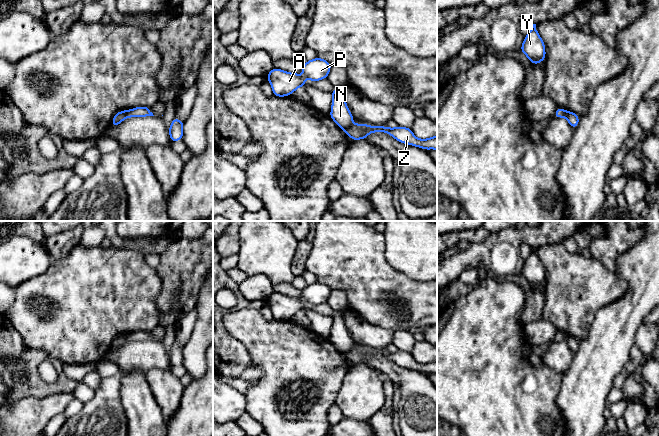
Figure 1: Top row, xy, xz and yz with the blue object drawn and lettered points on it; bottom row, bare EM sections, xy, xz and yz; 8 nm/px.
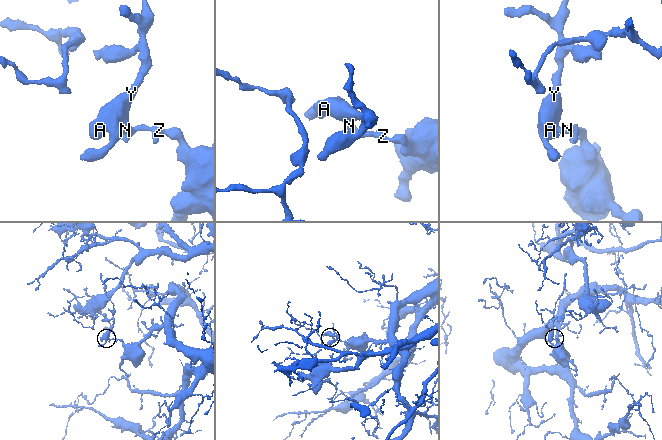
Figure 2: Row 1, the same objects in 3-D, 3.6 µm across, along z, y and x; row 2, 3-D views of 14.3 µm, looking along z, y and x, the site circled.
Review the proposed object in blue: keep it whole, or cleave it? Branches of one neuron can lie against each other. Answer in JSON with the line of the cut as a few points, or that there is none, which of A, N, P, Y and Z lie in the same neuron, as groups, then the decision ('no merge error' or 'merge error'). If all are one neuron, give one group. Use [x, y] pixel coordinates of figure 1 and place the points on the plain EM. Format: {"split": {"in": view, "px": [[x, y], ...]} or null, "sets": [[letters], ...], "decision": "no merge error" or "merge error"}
{"split": {"in": "xz", "px": [[351, 347], [343, 353]]}, "sets": [["A", "N", "P", "Y"], ["Z"]], "decision": "merge error"}

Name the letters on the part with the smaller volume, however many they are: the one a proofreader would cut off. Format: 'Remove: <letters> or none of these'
Remove: A, N, P, Y

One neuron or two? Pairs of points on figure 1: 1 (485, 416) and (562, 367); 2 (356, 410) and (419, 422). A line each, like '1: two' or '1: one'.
1: two
2: two

